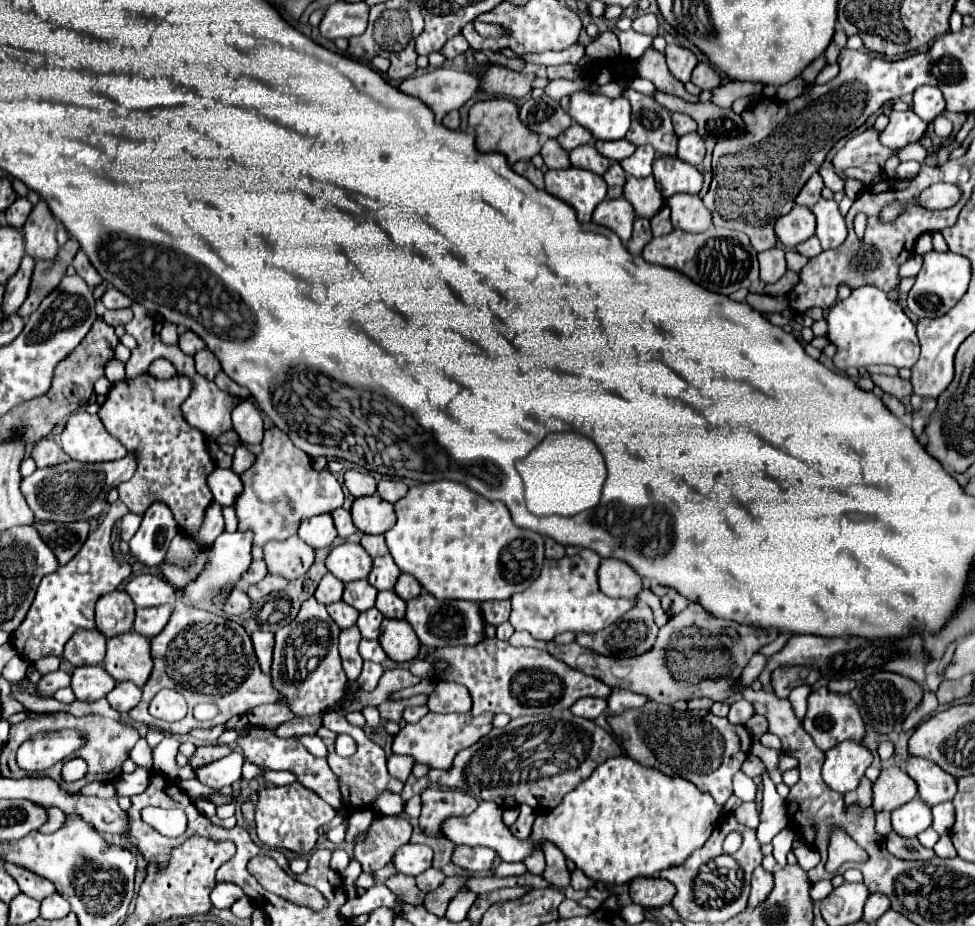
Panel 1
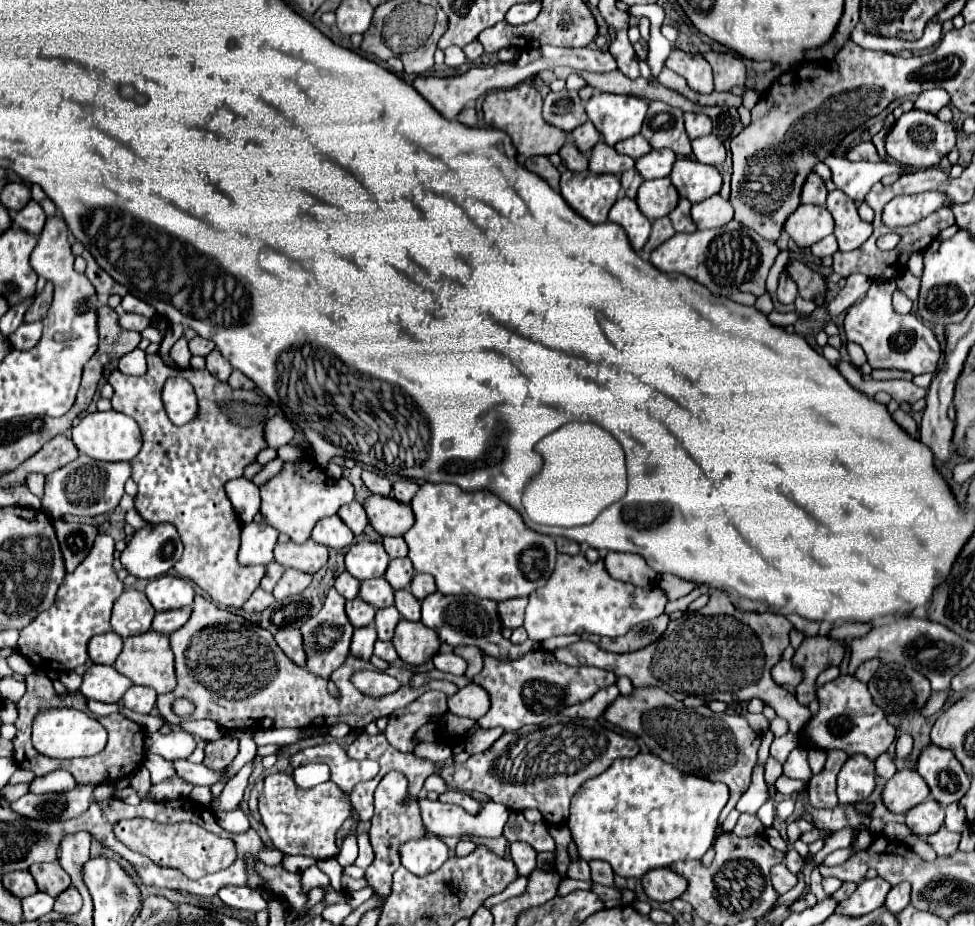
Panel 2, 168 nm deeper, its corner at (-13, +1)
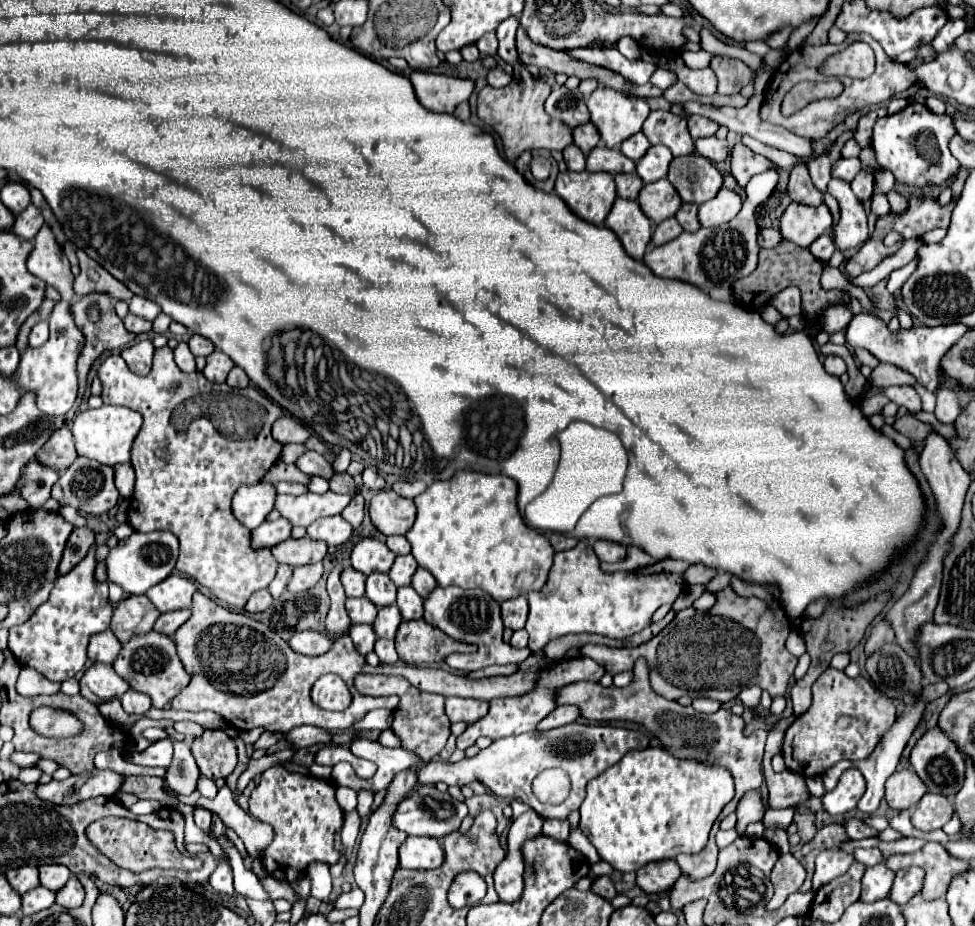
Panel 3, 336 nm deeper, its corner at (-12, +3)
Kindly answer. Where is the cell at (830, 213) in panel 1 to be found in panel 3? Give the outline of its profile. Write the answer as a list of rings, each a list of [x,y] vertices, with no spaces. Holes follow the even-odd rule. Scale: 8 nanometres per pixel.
[[[831,179],[827,191],[839,201],[839,207],[841,207],[841,219],[835,227],[837,249],[841,251],[857,249],[863,241],[869,239],[867,213],[863,209],[863,203],[855,197],[847,181]]]

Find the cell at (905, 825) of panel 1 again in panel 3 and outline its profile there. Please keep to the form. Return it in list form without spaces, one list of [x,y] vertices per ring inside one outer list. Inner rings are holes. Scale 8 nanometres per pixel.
[[[925,793],[919,805],[915,805],[911,821],[921,831],[933,831],[941,829],[953,817],[953,813],[955,809],[947,801],[947,797],[939,793]]]

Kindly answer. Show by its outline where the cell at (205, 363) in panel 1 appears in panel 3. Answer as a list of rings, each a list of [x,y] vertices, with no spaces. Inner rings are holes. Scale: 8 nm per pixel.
[[[213,351],[207,357],[207,365],[203,369],[203,375],[213,383],[225,383],[231,367],[233,367],[233,361],[223,351]]]

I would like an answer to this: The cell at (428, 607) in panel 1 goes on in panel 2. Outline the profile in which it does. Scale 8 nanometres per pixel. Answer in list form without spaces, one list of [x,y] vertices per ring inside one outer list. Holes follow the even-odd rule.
[[[432,593],[422,601],[422,623],[430,629],[434,629],[442,643],[448,643],[452,647],[458,645],[474,645],[486,655],[498,657],[498,659],[516,659],[528,651],[534,651],[540,647],[536,641],[526,641],[524,645],[514,645],[508,639],[502,637],[502,625],[496,611],[496,601],[490,599],[478,599],[472,595],[442,595]]]

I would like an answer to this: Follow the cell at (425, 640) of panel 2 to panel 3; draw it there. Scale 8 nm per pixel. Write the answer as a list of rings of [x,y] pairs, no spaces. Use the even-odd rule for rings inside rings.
[[[403,621],[395,637],[399,659],[409,665],[425,665],[443,661],[451,653],[473,653],[477,647],[471,643],[461,643],[439,629],[419,621]]]

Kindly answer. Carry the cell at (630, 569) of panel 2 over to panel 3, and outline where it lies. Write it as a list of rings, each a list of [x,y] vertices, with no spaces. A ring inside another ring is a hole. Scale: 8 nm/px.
[[[603,539],[595,541],[593,549],[595,549],[597,557],[599,557],[601,561],[605,561],[605,563],[617,563],[617,561],[625,559],[625,553],[627,553],[625,545],[613,543],[613,541],[603,541]]]

